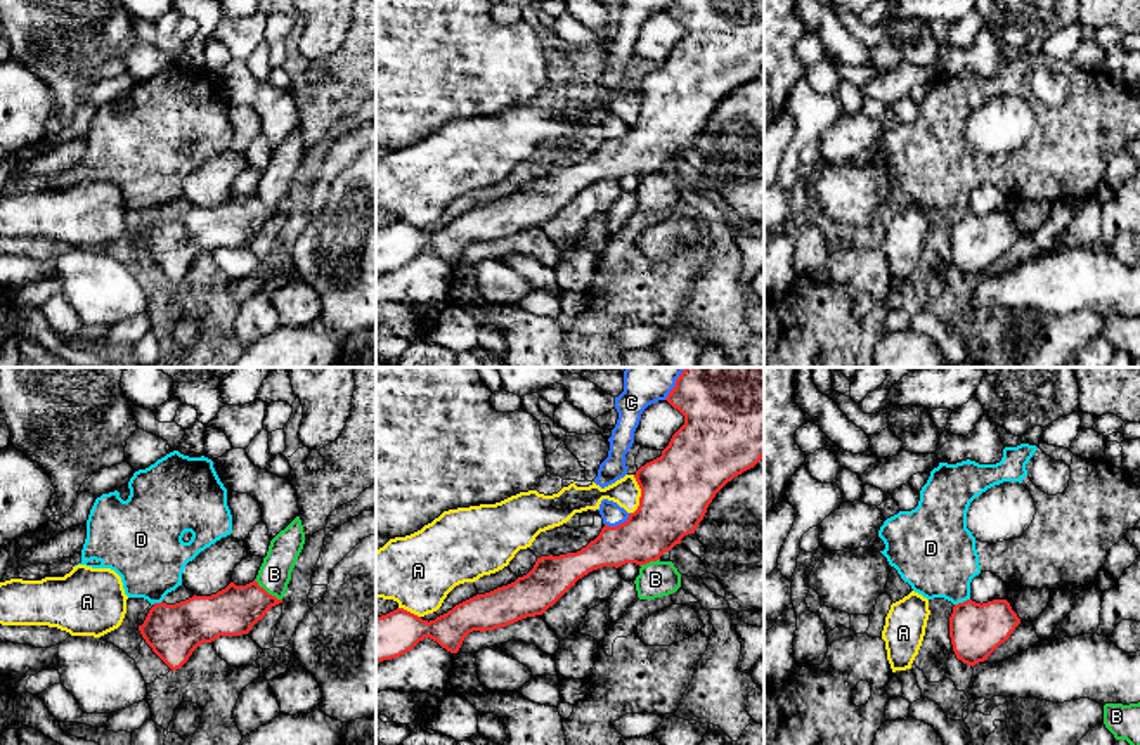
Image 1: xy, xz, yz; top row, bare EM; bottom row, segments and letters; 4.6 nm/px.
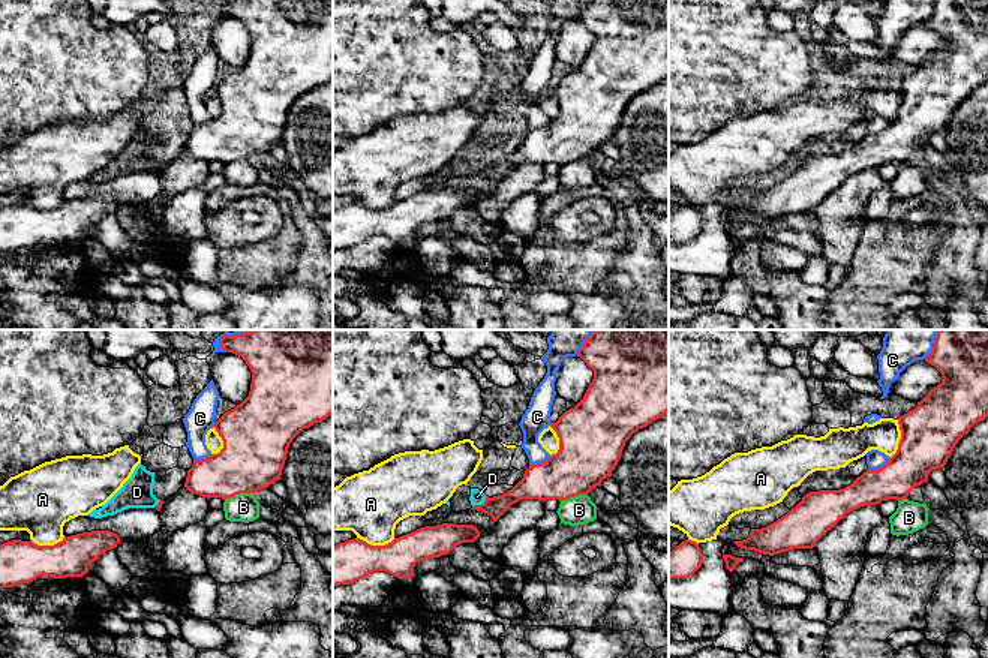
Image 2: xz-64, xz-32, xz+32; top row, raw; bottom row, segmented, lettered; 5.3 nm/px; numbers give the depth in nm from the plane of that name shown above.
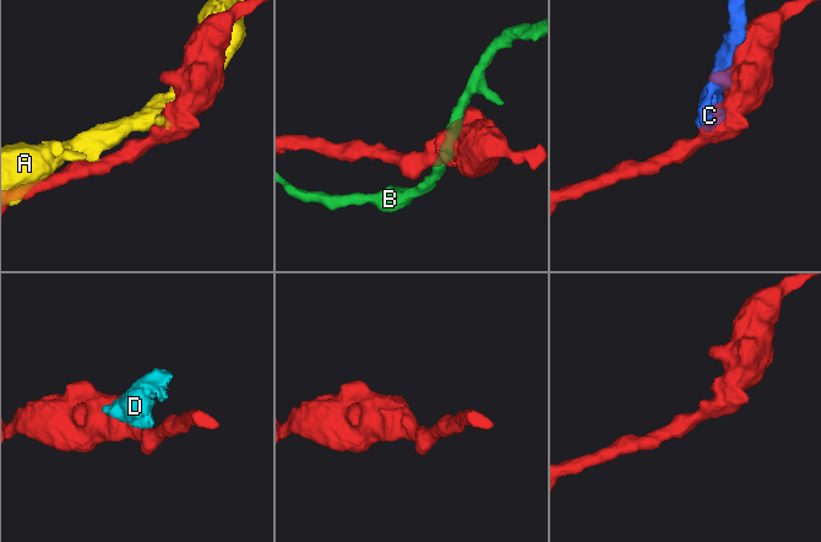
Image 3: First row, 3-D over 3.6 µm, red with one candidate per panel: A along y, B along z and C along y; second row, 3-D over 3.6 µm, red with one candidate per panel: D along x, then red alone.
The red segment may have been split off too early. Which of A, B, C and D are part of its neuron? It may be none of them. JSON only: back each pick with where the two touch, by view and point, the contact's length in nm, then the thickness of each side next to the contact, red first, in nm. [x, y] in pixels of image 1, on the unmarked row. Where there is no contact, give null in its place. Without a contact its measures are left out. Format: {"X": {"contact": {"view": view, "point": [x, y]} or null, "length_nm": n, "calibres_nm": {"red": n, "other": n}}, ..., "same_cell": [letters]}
{"same_cell": []}

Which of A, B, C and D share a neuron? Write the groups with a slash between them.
A / B / C / D

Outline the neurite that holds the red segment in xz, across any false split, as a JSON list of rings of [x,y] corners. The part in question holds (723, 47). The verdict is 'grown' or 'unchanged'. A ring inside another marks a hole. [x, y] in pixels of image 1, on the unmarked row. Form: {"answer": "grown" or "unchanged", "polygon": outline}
{"answer": "unchanged", "polygon": [[[672,0],[665,12],[684,28],[684,36],[672,47],[660,69],[636,83],[634,90],[641,100],[639,118],[624,135],[605,137],[599,147],[577,165],[537,170],[527,187],[476,206],[435,232],[423,232],[404,220],[376,229],[376,274],[400,269],[424,249],[457,265],[473,243],[494,243],[542,227],[589,184],[657,173],[665,163],[681,156],[684,147],[695,146],[716,106],[764,69],[764,0]]]}

